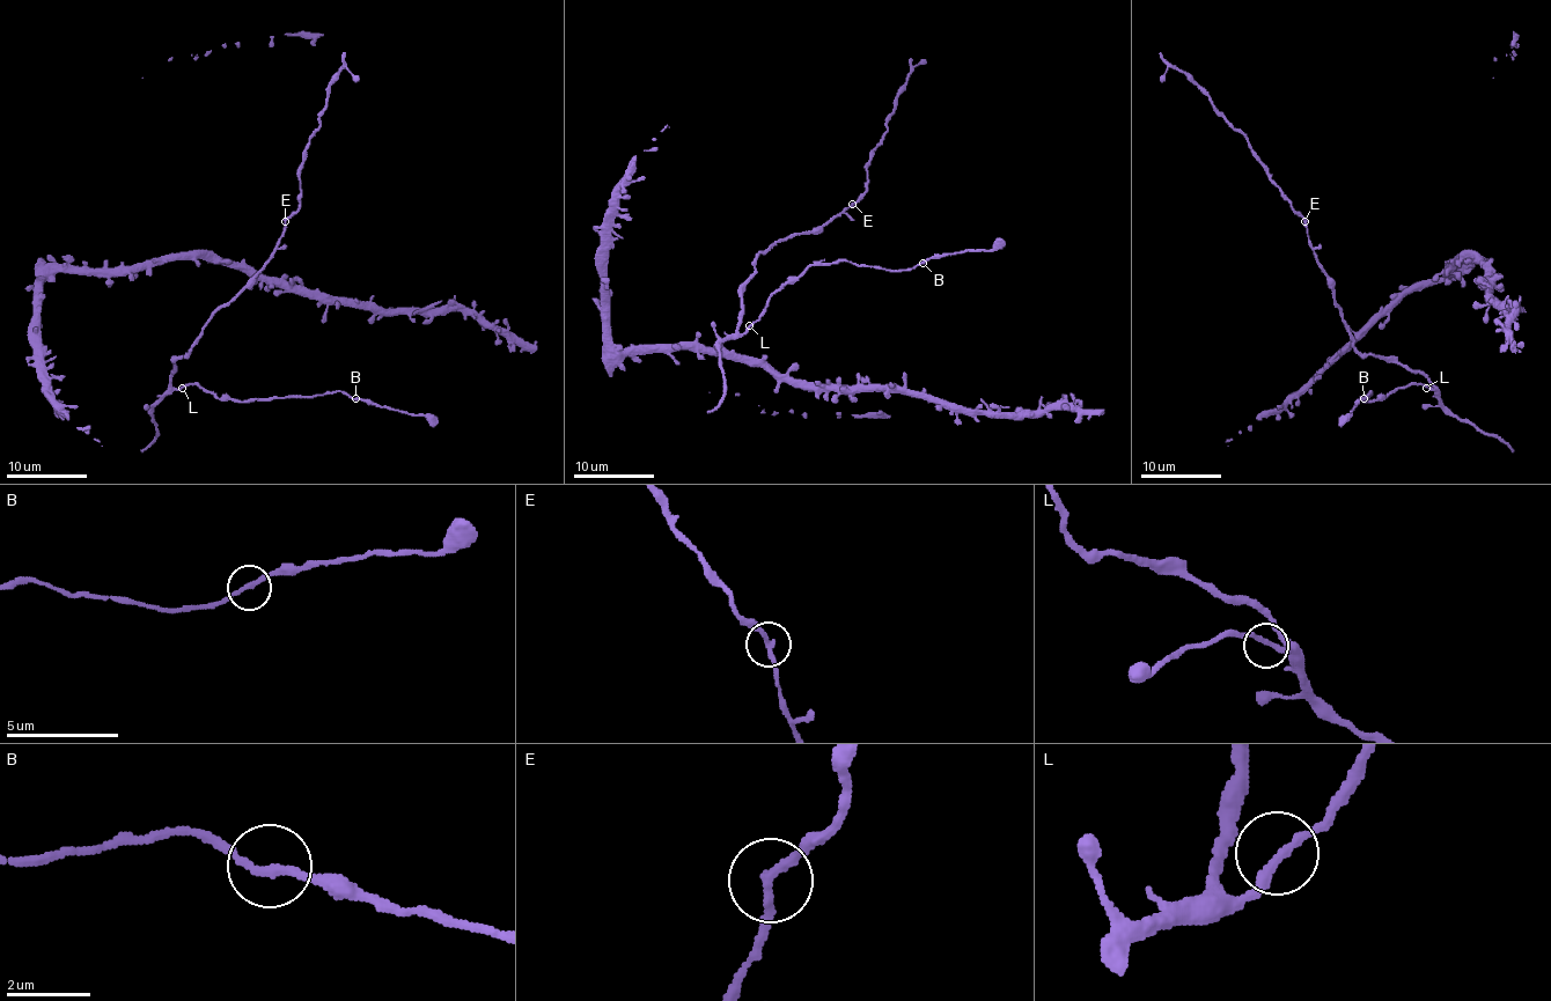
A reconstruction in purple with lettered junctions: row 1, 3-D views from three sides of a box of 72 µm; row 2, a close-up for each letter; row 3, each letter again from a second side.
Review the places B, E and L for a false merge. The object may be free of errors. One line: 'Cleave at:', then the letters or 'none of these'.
Cleave at: none of these

